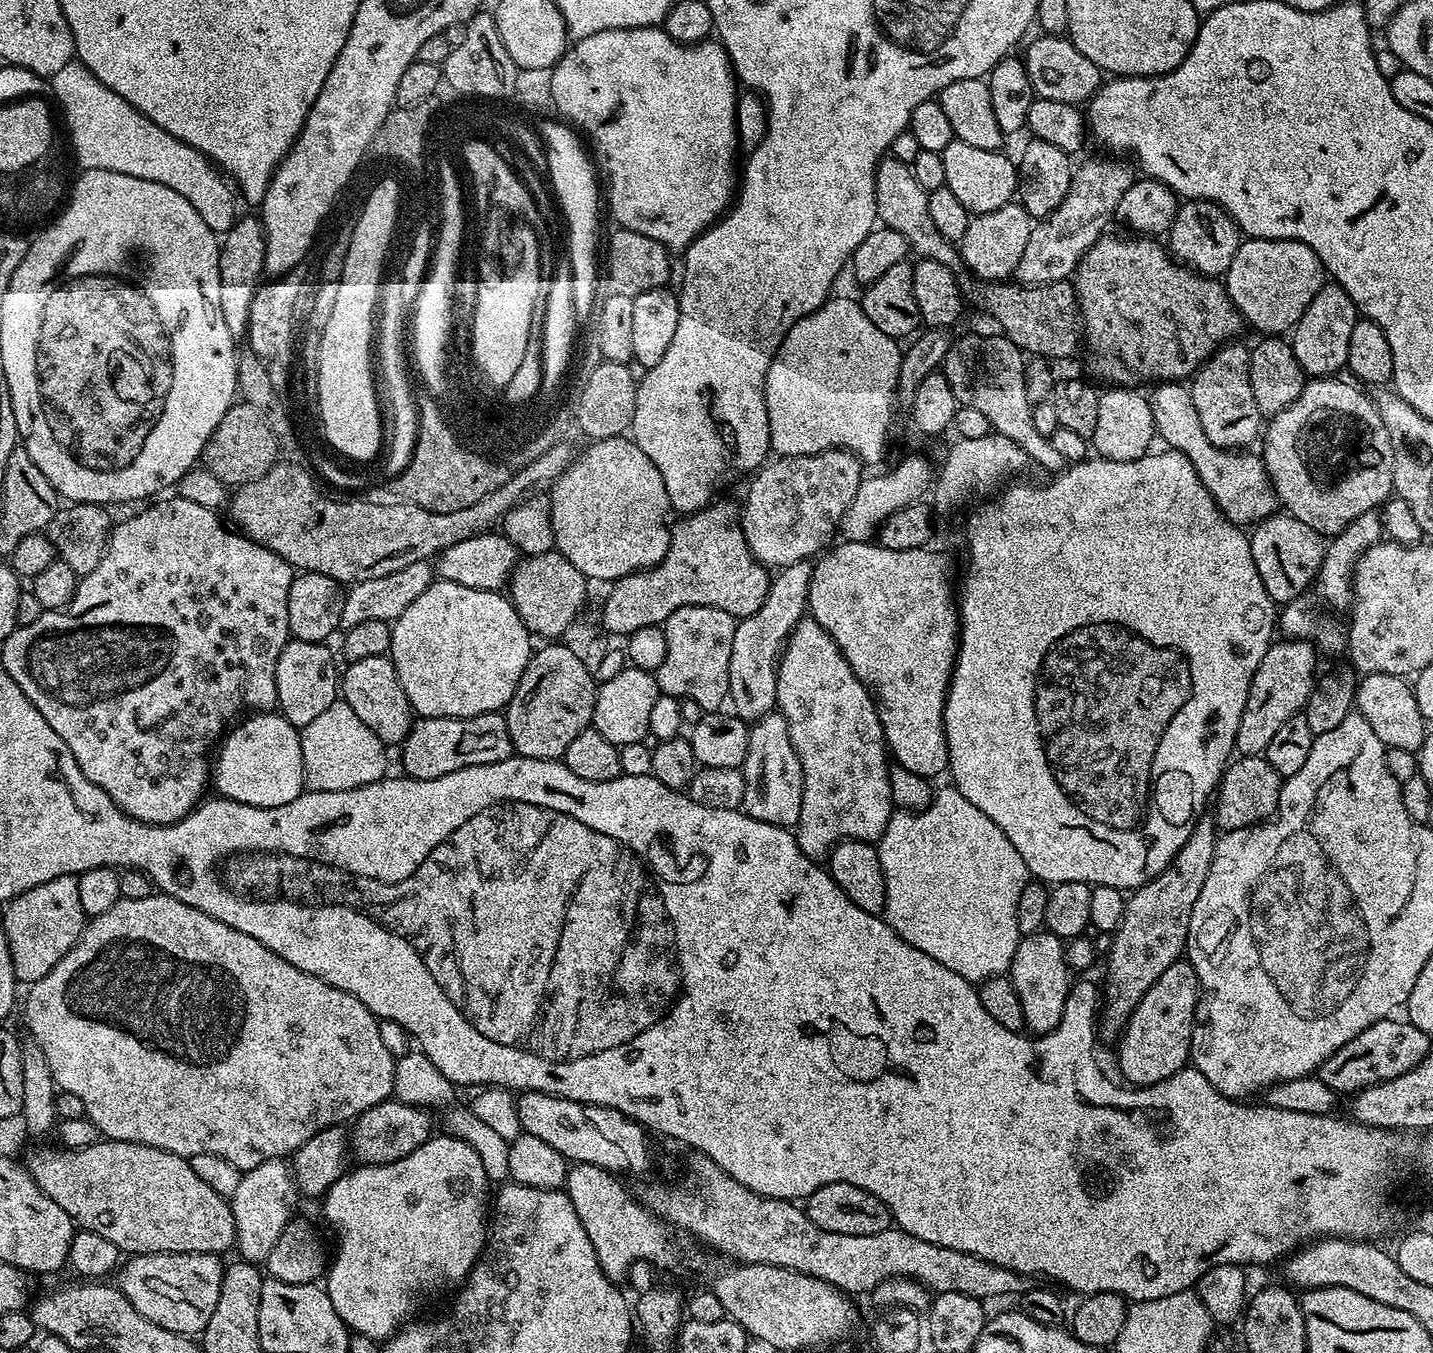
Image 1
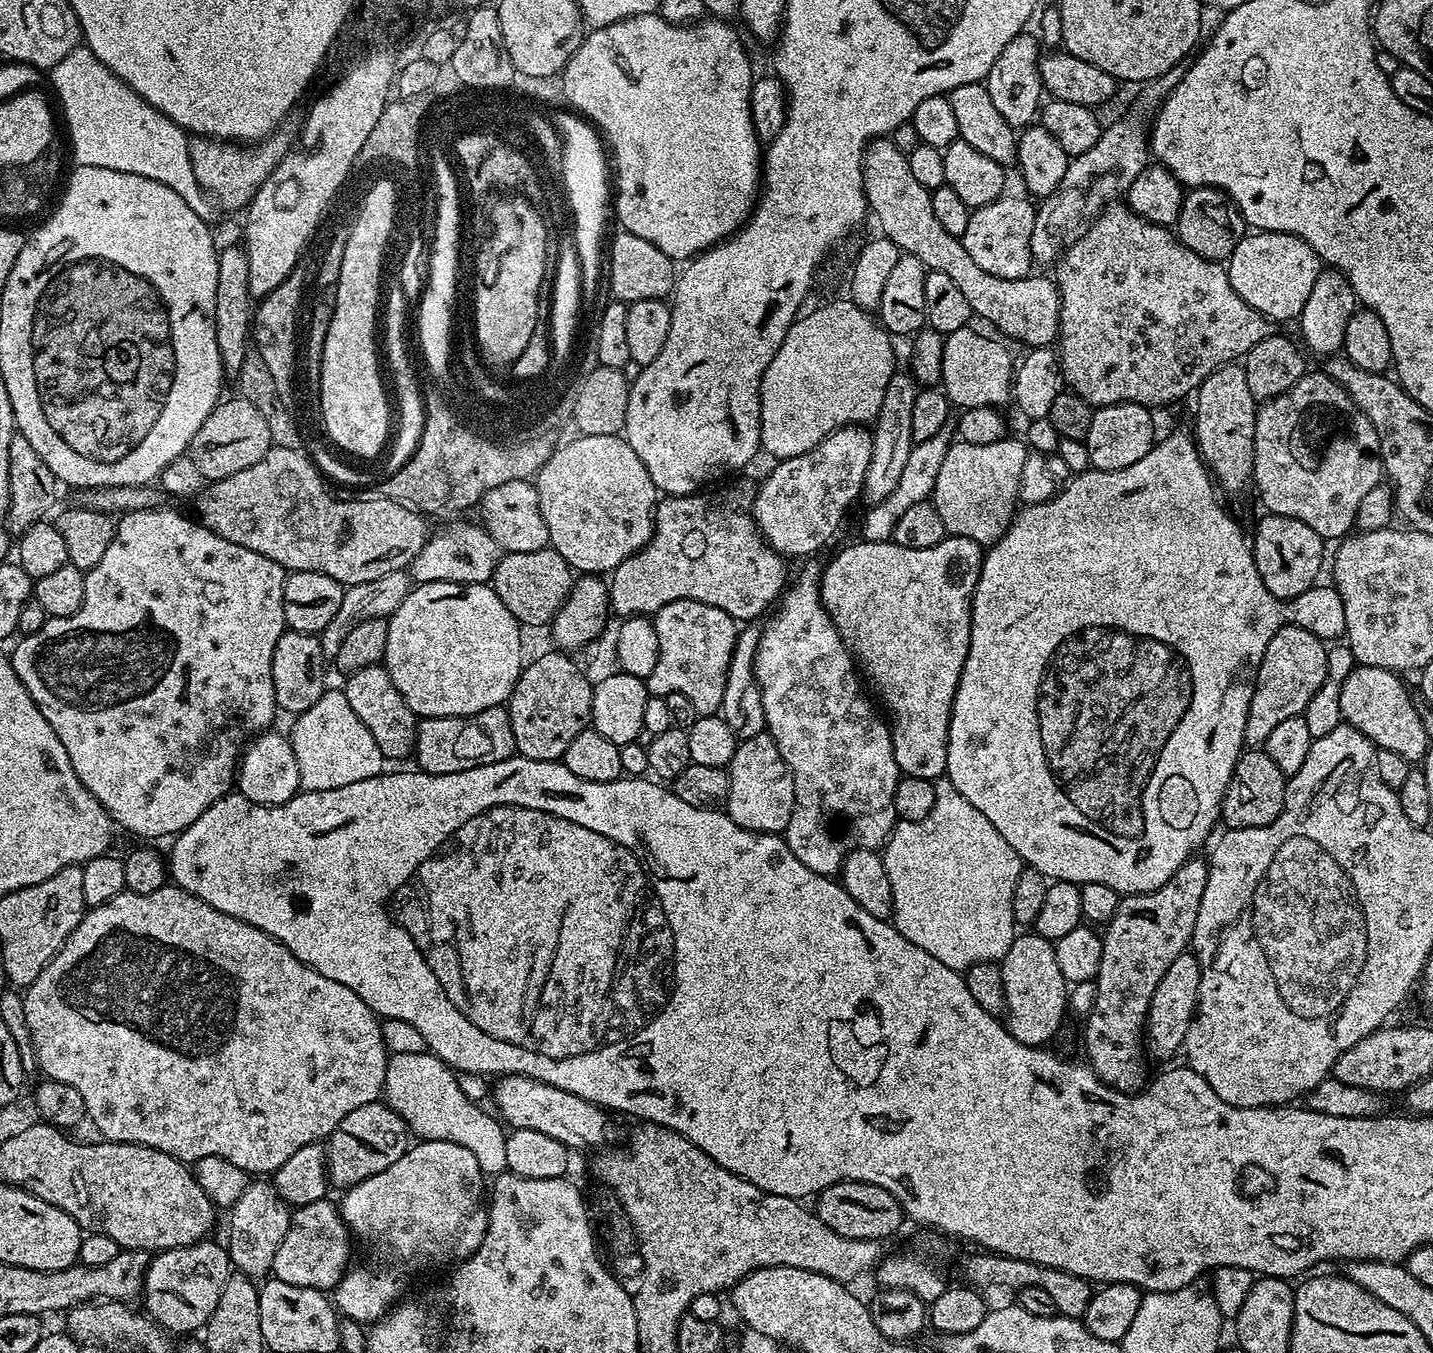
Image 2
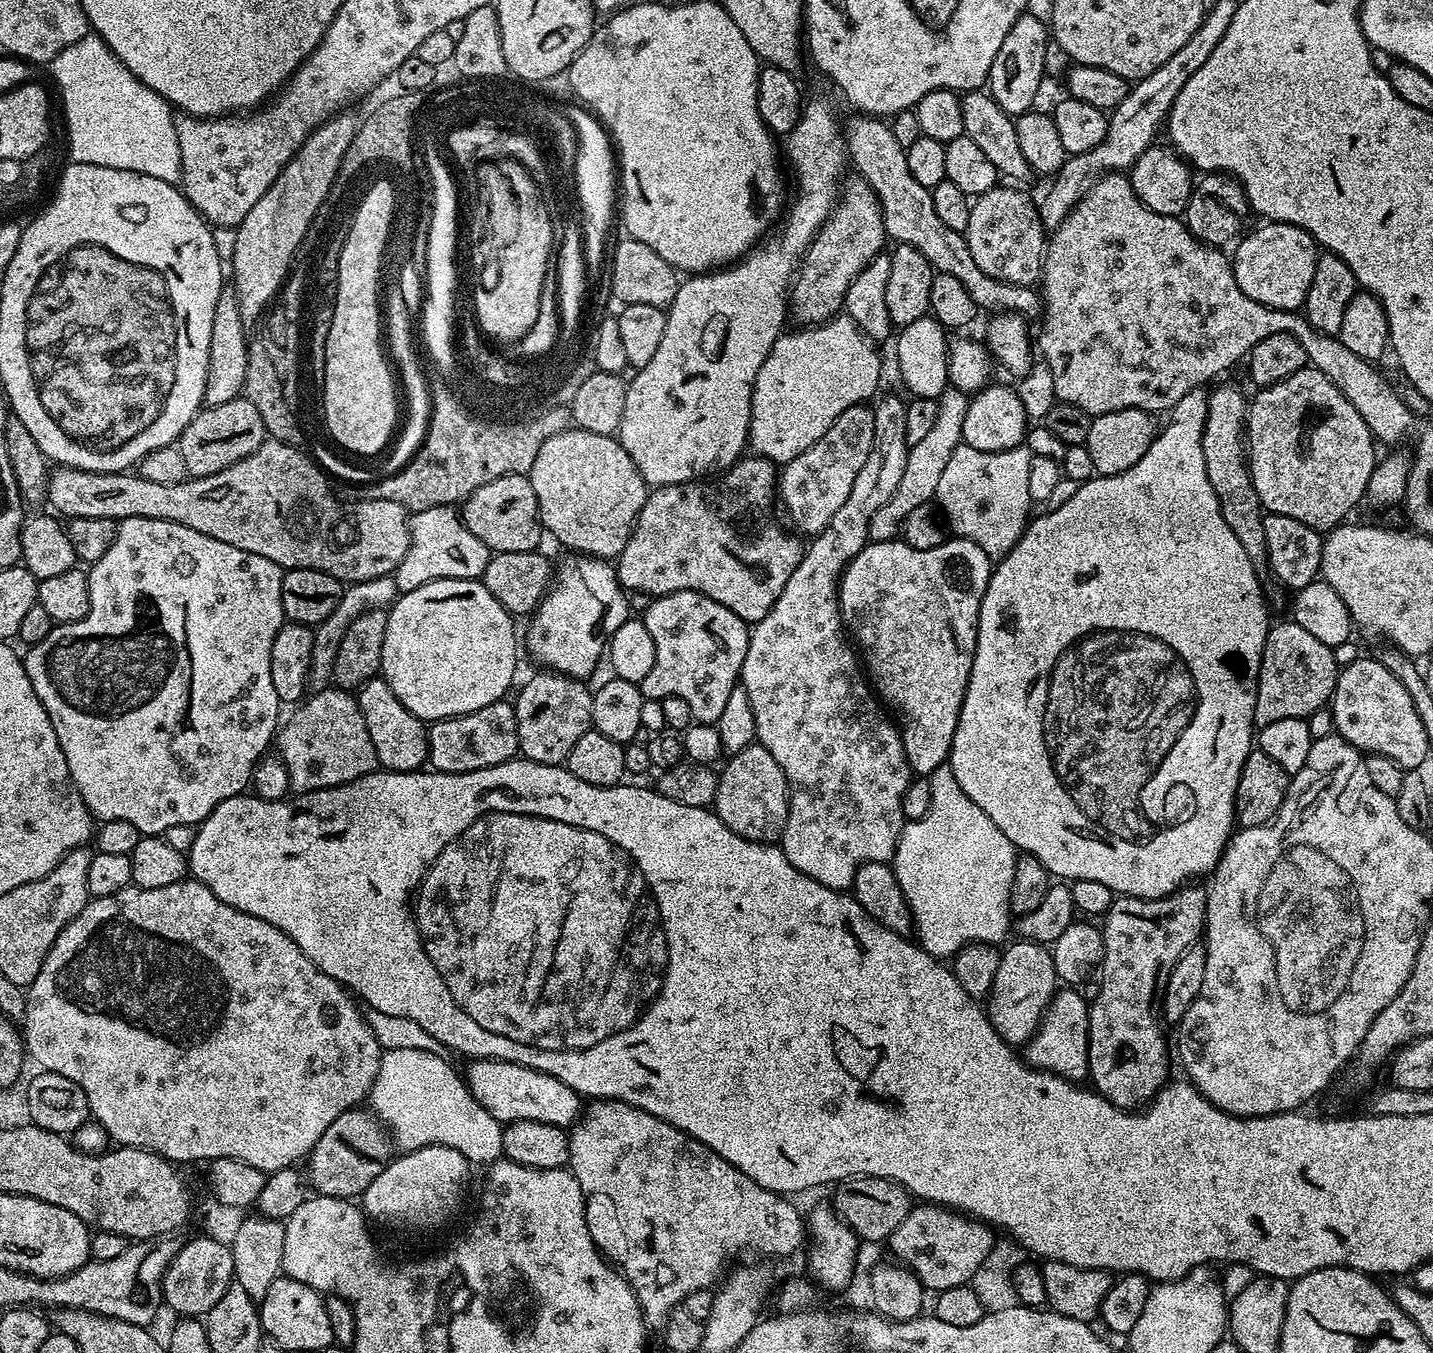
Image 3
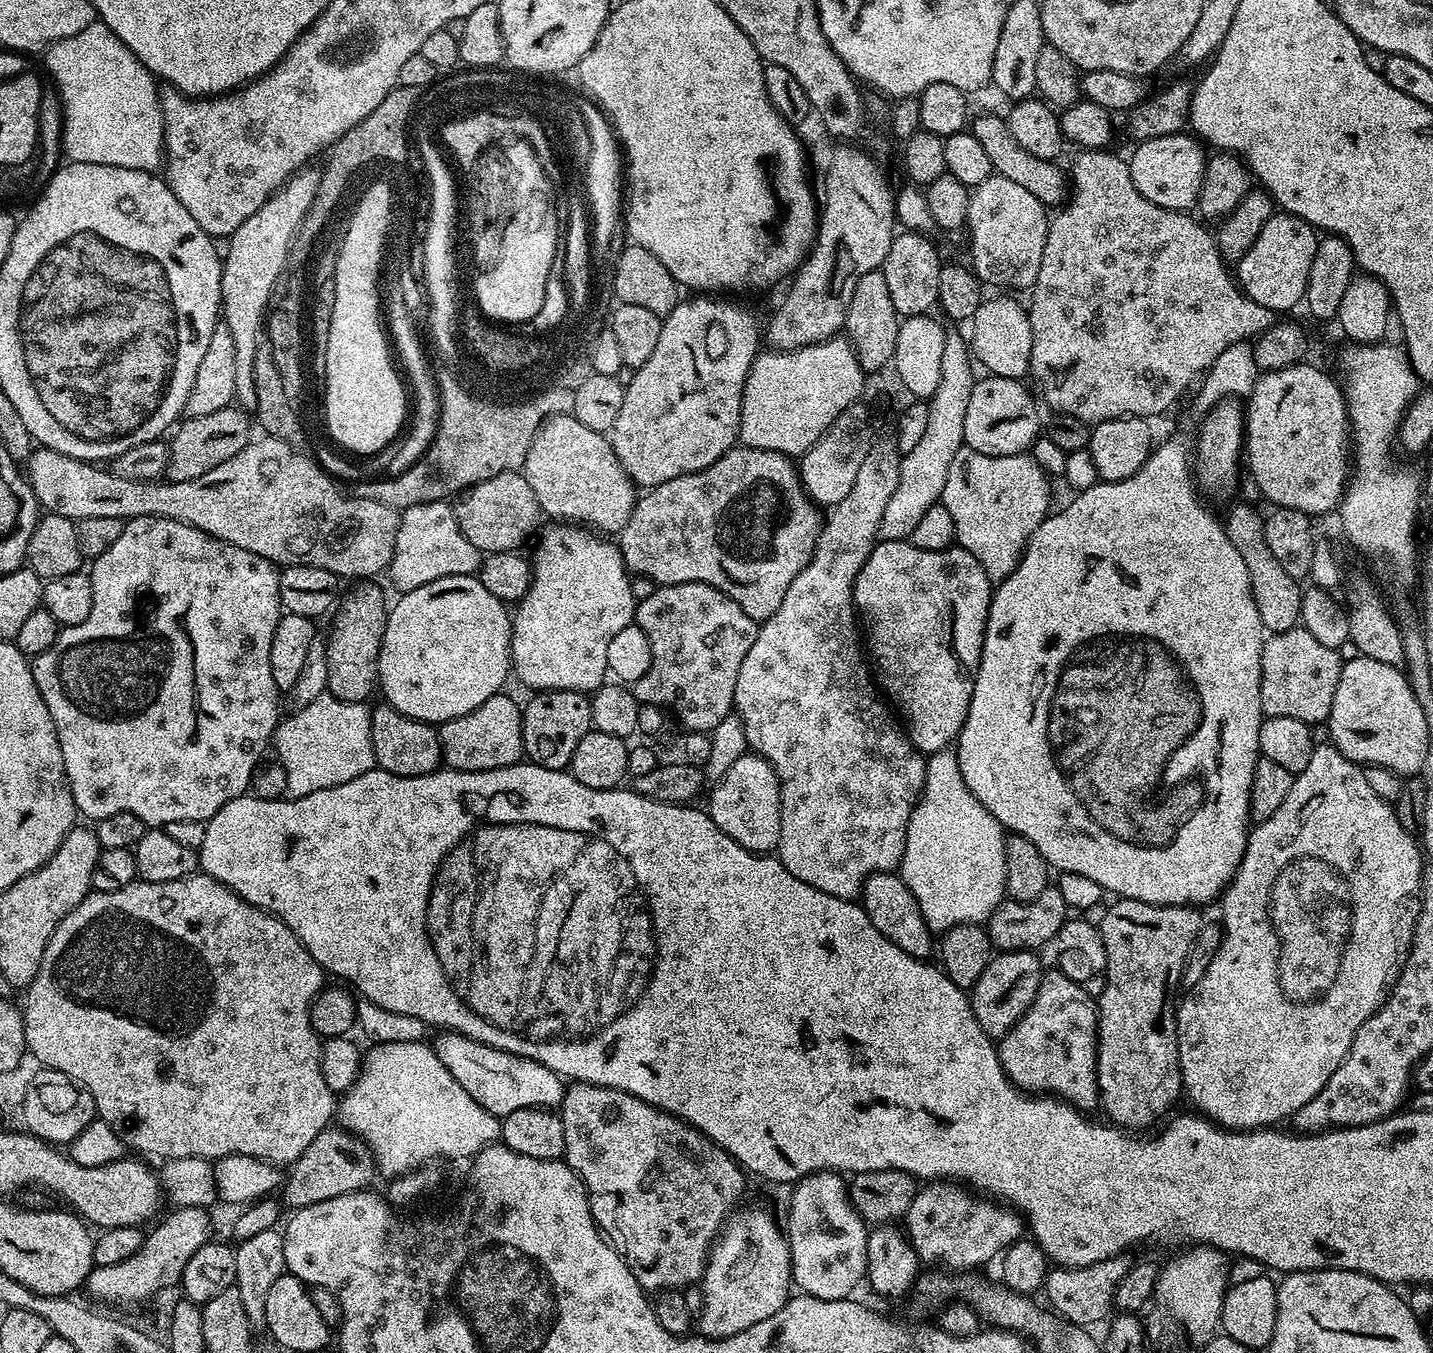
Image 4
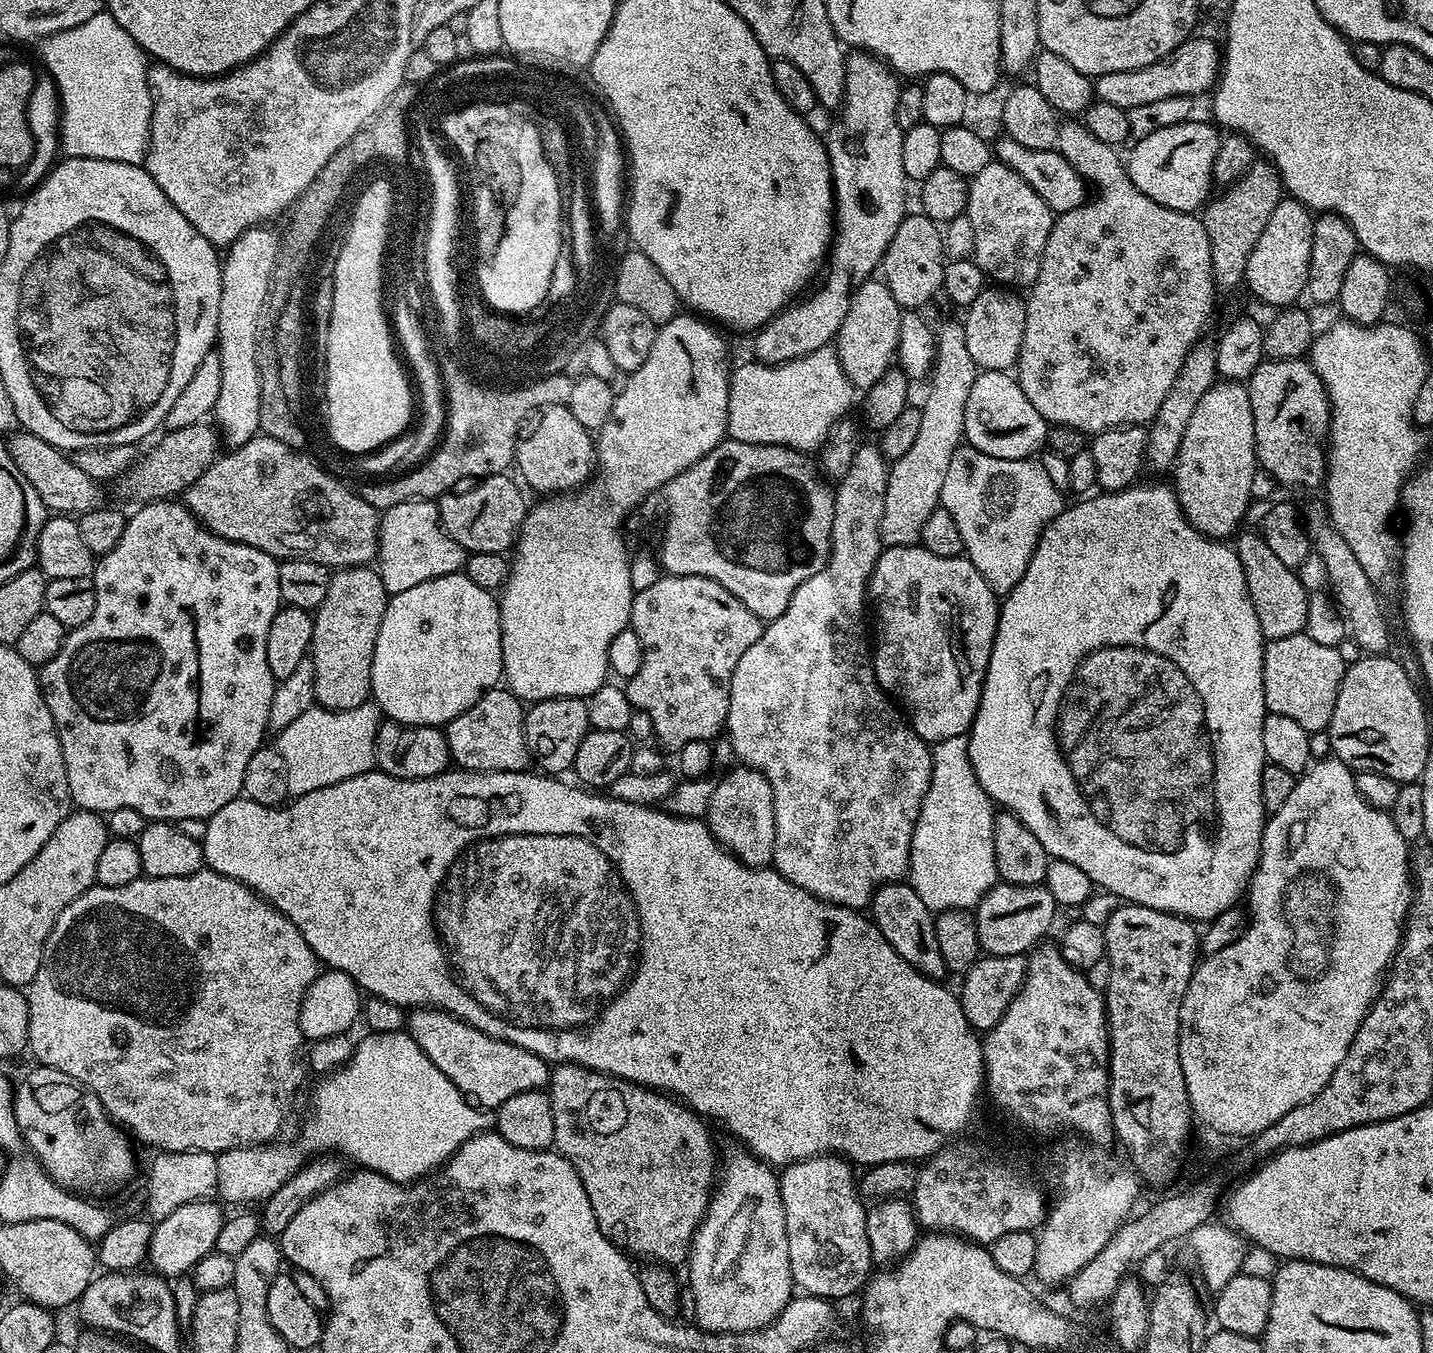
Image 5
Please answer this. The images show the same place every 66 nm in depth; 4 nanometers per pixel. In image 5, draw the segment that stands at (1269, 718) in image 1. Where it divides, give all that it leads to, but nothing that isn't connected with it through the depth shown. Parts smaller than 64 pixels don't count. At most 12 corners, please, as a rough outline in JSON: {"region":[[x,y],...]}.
{"region":[[1304,632],[1264,645],[1265,709],[1327,732],[1345,667]]}

